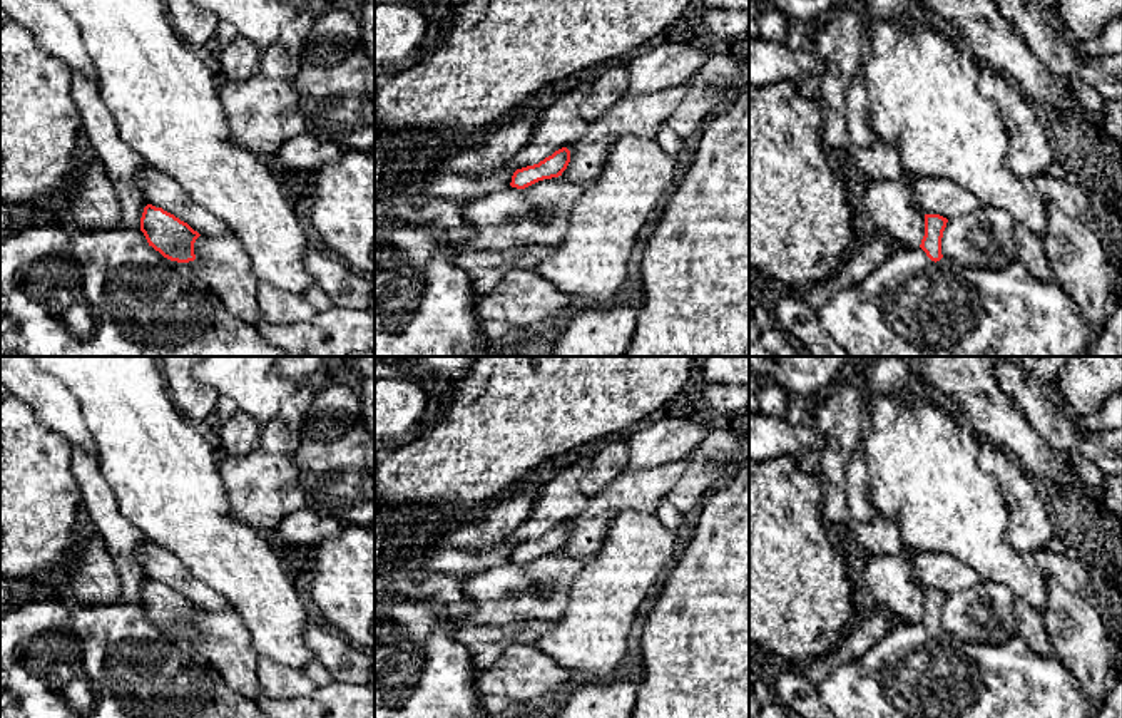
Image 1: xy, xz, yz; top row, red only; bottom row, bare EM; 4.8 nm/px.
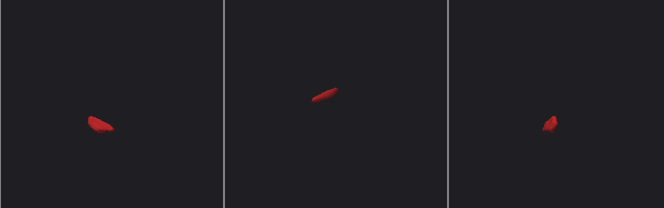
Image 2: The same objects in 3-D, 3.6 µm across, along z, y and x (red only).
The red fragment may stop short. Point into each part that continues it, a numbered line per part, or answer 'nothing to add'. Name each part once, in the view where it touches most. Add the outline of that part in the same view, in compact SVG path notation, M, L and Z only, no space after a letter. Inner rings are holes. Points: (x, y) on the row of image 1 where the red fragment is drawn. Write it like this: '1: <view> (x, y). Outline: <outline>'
1: xy (163, 191). Outline: M147 166L139 174L137 186L149 204L174 214L199 234L219 236L229 231L219 218L199 206L179 182L164 172Z

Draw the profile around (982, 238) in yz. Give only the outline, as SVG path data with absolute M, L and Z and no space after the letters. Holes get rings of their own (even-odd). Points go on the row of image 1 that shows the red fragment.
M980 208L948 219L941 254L956 266L1005 268L1017 259L1013 224L1012 216L997 208Z

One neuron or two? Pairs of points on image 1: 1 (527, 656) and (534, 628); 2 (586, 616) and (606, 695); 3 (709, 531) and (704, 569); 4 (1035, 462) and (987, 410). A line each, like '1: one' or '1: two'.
1: two
2: two
3: one
4: one

